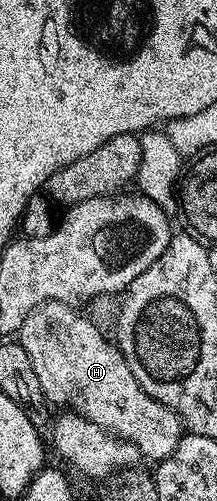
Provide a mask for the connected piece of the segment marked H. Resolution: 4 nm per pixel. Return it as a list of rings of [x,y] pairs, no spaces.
[[[47,301],[44,304],[37,306],[33,311],[26,316],[22,326],[17,334],[17,340],[19,345],[23,346],[25,353],[29,357],[30,363],[33,364],[33,371],[37,374],[37,381],[41,385],[42,393],[44,398],[51,404],[57,403],[59,407],[71,408],[74,412],[78,413],[79,416],[89,419],[91,423],[95,423],[108,433],[114,434],[116,437],[124,438],[126,441],[131,441],[135,446],[138,447],[140,454],[147,460],[153,459],[152,462],[158,463],[163,459],[167,458],[177,447],[177,443],[180,442],[182,436],[185,433],[185,427],[178,416],[171,409],[167,409],[163,404],[157,403],[149,394],[140,387],[137,383],[137,379],[133,378],[133,373],[129,371],[128,364],[125,363],[123,353],[120,352],[118,346],[113,344],[109,339],[105,339],[104,335],[99,331],[98,327],[89,319],[83,317],[77,313],[68,302],[66,301]]]

